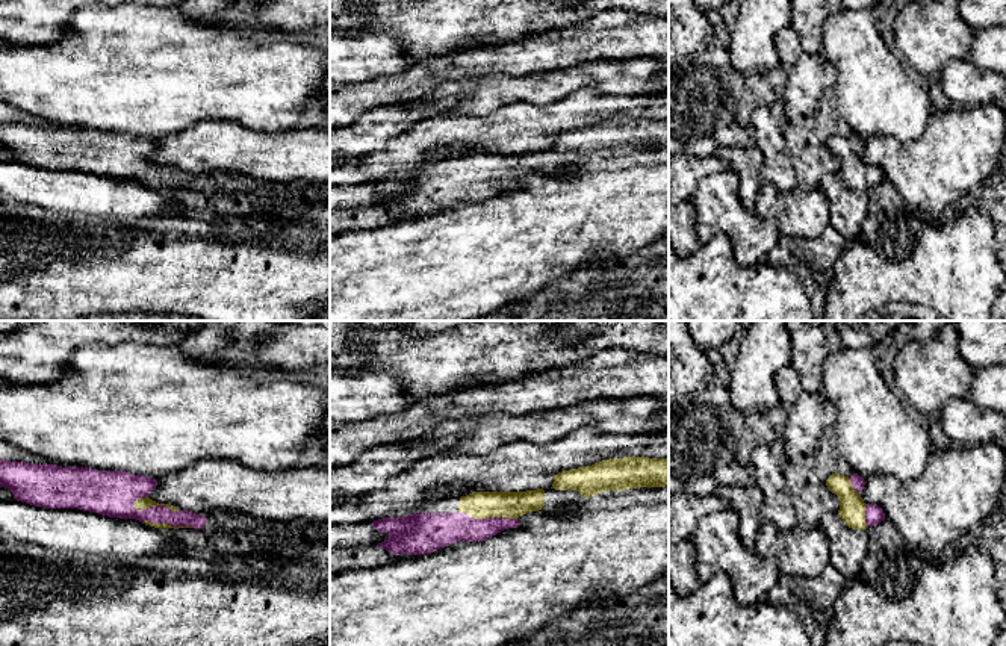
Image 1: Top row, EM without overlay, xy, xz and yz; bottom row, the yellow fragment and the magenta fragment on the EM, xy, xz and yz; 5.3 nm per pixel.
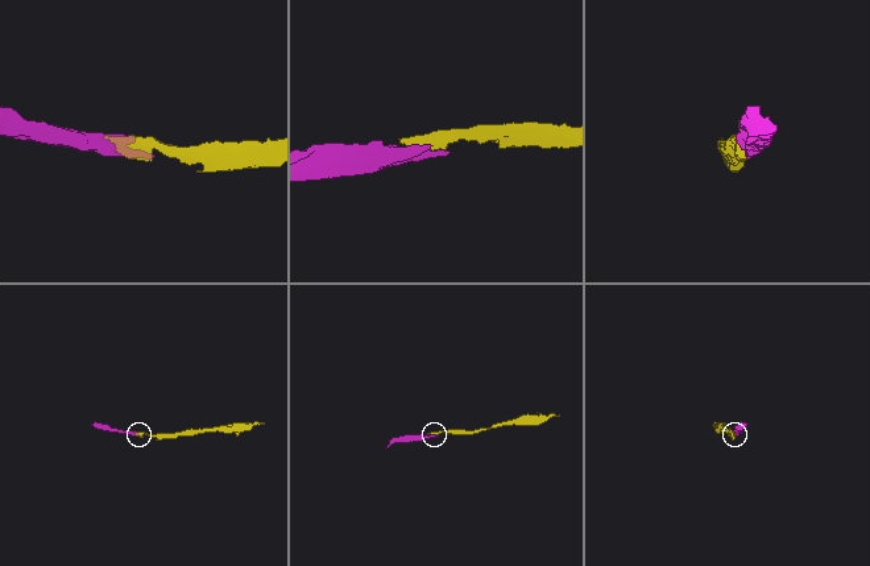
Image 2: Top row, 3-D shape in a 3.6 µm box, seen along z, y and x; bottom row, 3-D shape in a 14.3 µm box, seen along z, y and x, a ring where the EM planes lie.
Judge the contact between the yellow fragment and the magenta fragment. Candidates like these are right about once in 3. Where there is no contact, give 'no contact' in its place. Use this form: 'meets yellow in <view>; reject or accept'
meets yellow in xy; accept

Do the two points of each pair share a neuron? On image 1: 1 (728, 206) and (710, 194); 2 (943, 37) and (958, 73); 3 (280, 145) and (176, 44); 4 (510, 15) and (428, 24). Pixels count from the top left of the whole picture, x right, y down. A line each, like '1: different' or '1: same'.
1: same
2: different
3: different
4: same

